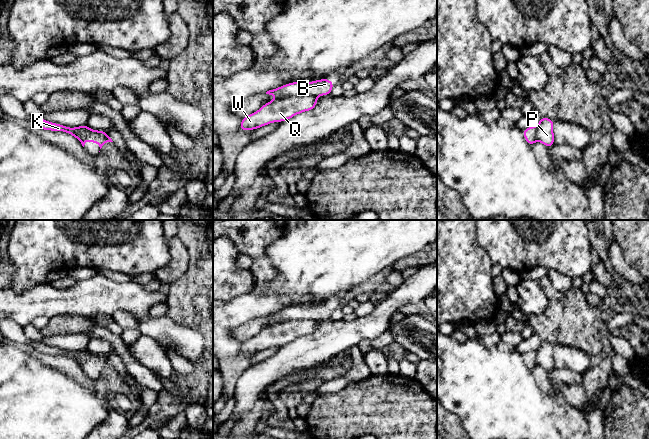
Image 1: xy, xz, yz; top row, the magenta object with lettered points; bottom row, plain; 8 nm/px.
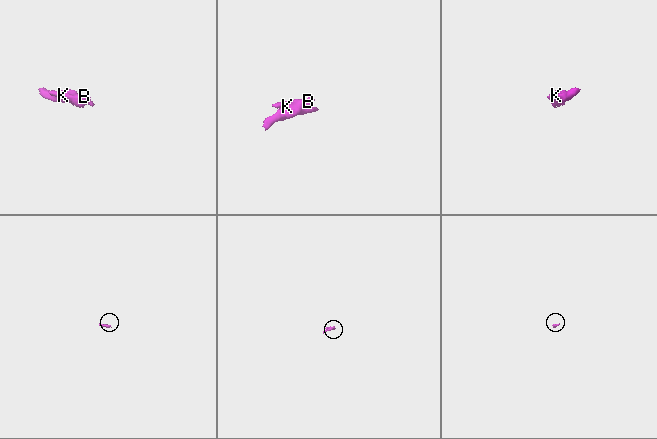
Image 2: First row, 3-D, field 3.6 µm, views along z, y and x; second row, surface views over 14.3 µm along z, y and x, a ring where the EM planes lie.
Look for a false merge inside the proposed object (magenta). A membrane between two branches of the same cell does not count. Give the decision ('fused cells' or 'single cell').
fused cells

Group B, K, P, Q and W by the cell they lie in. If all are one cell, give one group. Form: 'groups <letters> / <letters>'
groups B K / P Q W

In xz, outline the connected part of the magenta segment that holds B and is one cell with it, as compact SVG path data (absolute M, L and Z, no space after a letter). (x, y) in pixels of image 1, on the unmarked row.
M328 302L322 304L314 304L310 307L304 305L292 306L285 308L281 311L269 314L266 318L273 319L277 323L282 321L290 320L301 320L301 319L310 319L310 320L323 320L330 319L333 310L336 309Z

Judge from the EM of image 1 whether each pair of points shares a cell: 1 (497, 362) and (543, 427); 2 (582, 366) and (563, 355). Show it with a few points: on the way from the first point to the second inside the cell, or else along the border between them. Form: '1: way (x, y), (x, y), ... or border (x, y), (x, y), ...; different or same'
1: way (497, 378), (497, 381), (527, 411); same
2: way (577, 361), (568, 357); same

